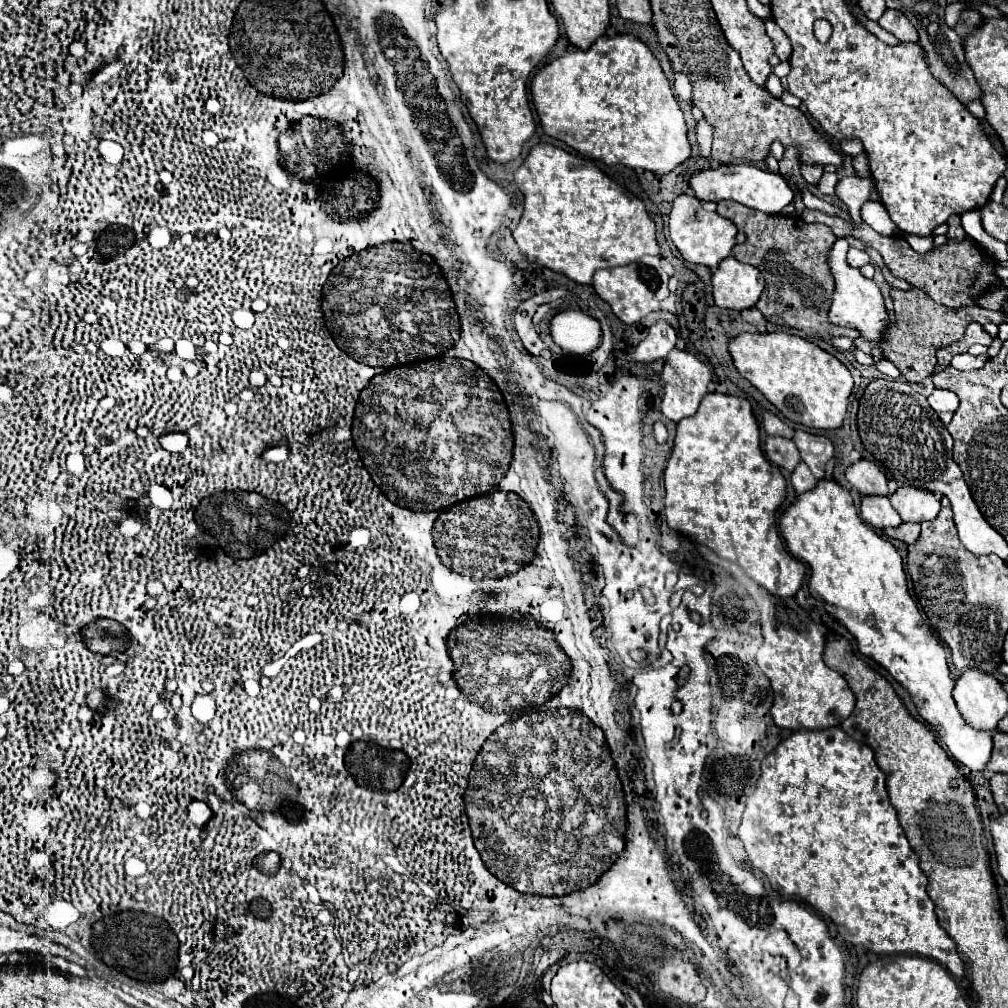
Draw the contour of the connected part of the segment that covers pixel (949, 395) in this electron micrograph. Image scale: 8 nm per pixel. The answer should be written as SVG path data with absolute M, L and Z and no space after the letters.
M935 389L929 397L929 405L935 413L943 413L943 411L949 411L949 413L955 413L957 407L959 407L959 399L953 391L949 389Z

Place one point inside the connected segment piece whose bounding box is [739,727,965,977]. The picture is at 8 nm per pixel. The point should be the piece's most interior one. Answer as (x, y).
(819, 824)

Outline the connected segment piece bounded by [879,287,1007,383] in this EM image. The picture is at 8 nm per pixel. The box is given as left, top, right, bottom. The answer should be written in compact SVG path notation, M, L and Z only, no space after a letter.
M891 289L891 299L893 299L893 309L897 309L897 319L895 323L885 331L883 341L881 341L881 353L895 363L895 367L901 371L901 377L907 379L909 383L919 383L923 379L927 379L937 365L935 353L941 347L947 347L951 343L957 343L961 339L961 335L965 333L965 327L971 321L977 323L1003 323L1007 321L1005 313L1001 311L989 311L983 307L959 307L959 309L951 309L945 305L937 305L933 299L929 299L929 295L921 289L909 289L909 291L901 291L901 289Z

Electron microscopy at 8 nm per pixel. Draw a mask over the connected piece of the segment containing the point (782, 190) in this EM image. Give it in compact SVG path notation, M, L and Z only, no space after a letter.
M733 163L733 165L721 165L717 169L707 169L691 175L689 181L693 193L701 201L721 201L721 199L733 199L745 207L759 209L763 213L781 213L791 201L793 191L787 185L787 181L781 175L775 175L771 171L763 171L755 165L747 163Z

